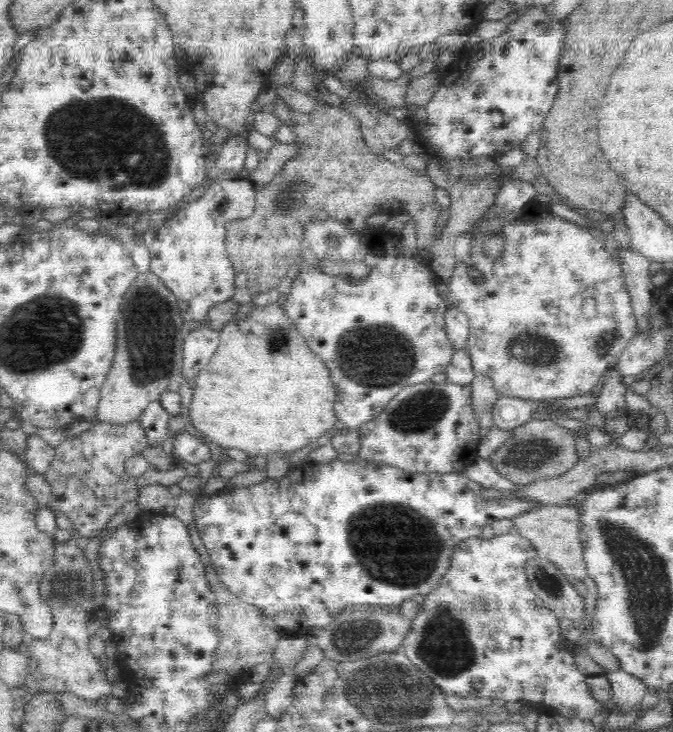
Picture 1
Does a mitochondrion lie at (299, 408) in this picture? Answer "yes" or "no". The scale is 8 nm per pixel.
no

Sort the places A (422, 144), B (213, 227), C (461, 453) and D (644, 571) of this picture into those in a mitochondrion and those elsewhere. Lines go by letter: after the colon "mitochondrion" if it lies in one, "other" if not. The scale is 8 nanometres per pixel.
A: other
B: other
C: other
D: mitochondrion

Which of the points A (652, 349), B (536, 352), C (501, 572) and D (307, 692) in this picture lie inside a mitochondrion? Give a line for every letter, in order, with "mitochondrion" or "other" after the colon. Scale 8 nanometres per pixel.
A: other
B: mitochondrion
C: other
D: other

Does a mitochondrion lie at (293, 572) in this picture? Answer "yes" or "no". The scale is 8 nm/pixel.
no

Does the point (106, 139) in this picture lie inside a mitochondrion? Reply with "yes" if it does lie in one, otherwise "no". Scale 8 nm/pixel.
yes

